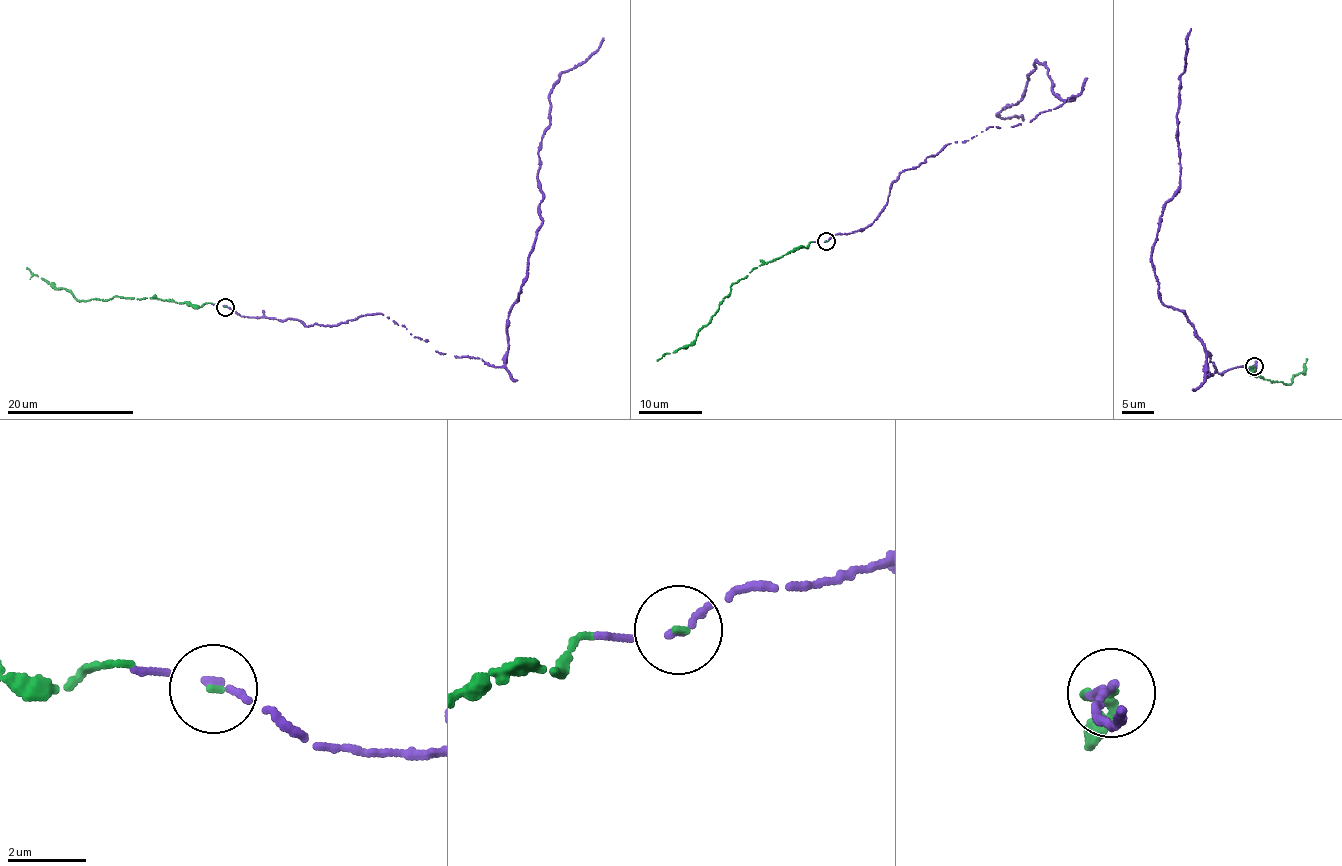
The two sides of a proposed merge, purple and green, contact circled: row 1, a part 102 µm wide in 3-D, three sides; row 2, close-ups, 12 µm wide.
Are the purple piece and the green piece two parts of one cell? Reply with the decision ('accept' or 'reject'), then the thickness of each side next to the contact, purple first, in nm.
accept; calibres 220 and 100 nm

